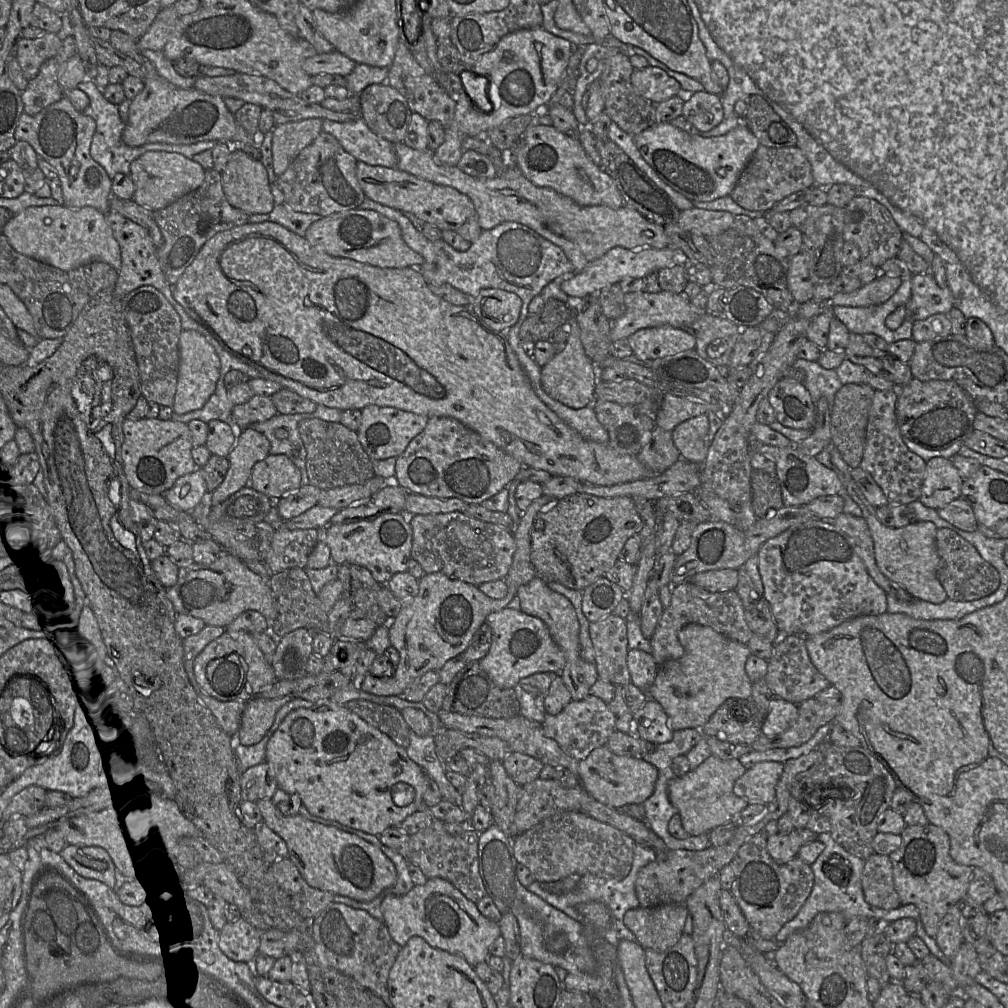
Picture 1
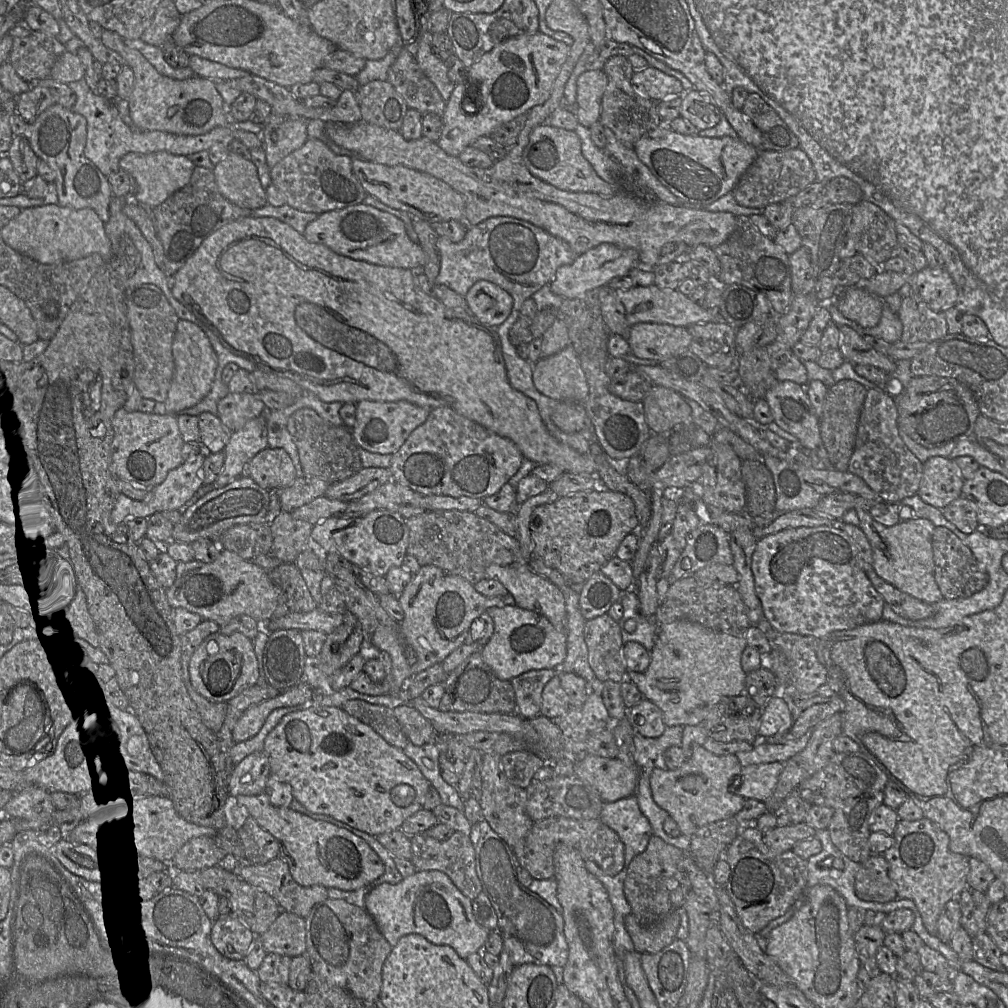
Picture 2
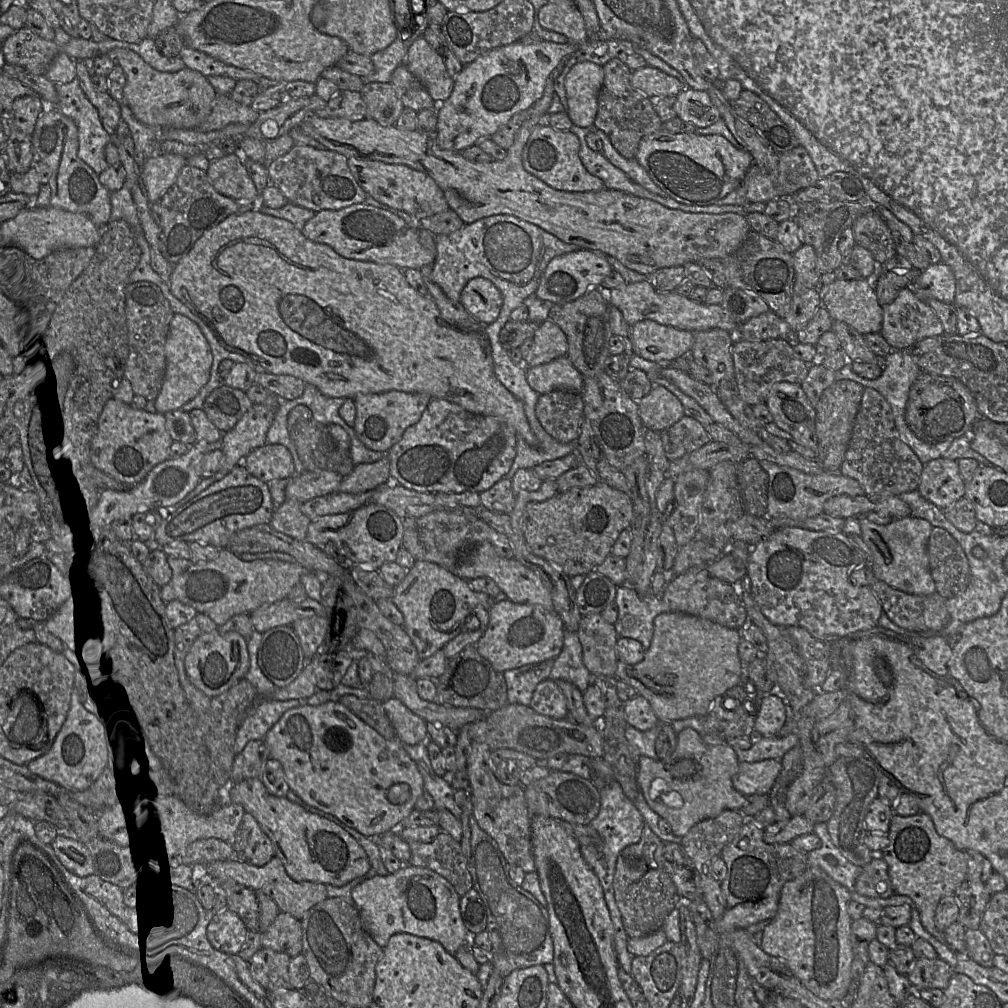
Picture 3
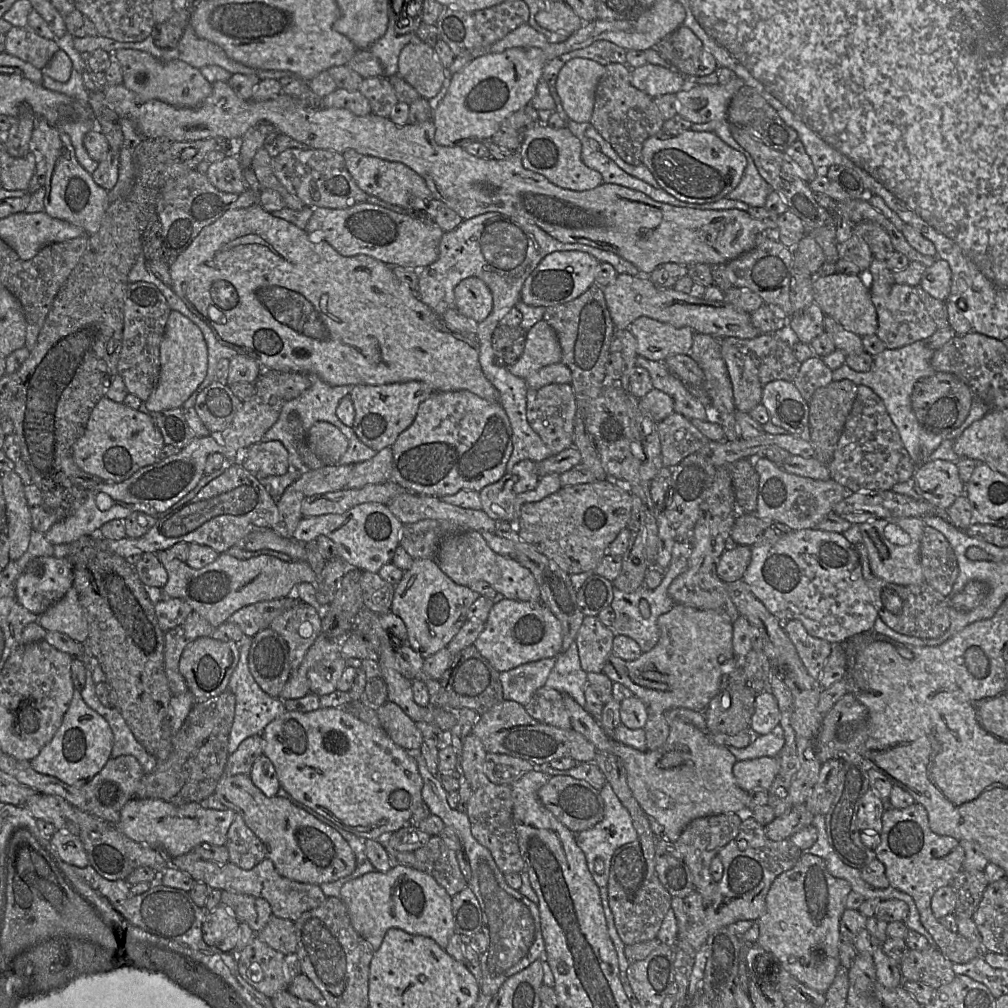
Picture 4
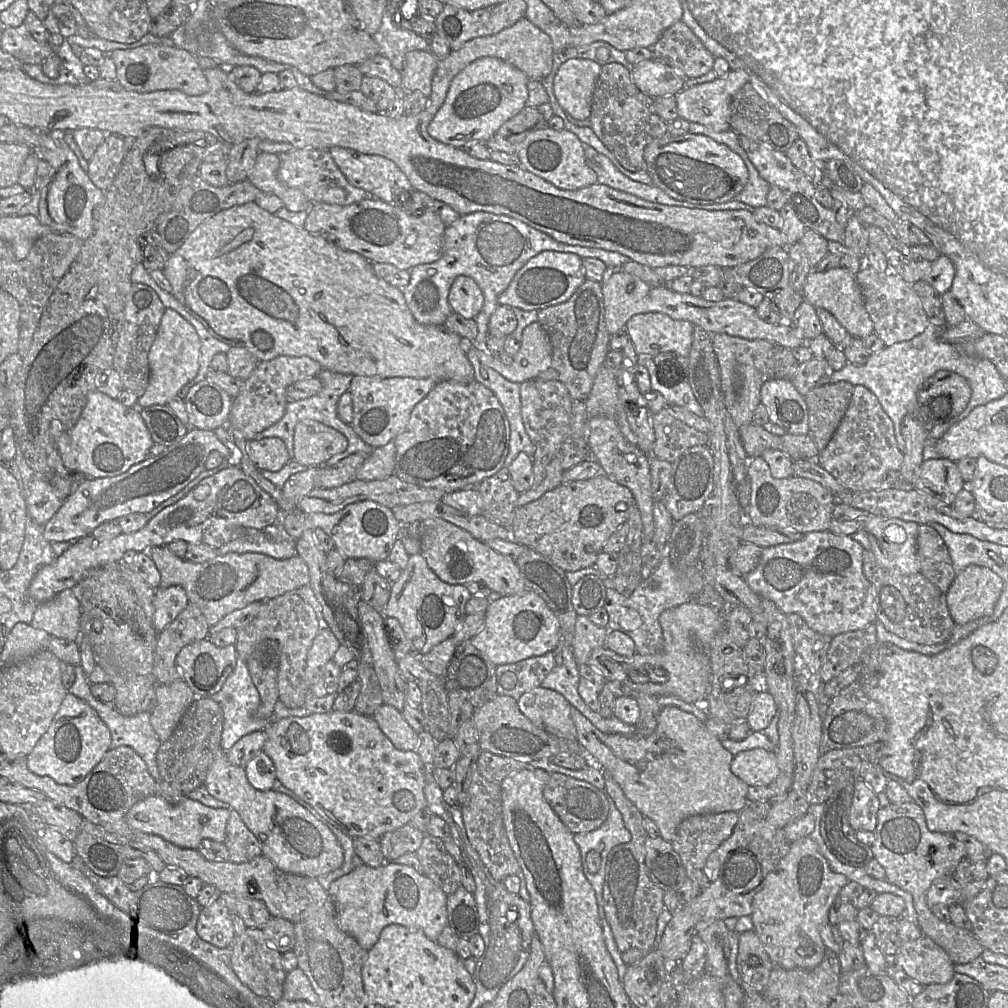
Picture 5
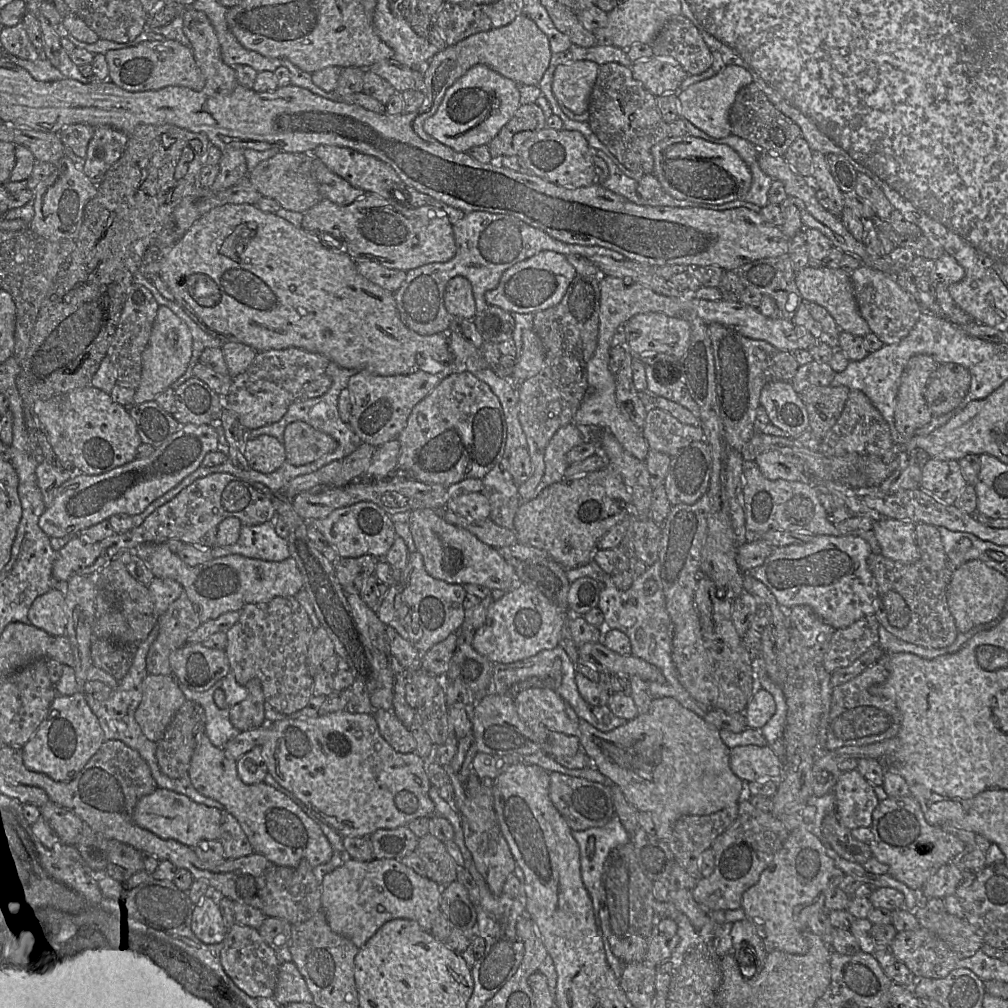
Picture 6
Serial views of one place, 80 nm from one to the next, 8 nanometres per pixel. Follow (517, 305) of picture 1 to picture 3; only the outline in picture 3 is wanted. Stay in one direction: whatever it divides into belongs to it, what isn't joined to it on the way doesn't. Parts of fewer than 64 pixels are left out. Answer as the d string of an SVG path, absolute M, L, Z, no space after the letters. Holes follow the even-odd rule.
M483 277L469 280L461 292L459 301L468 313L483 325L494 322L503 305L499 289Z

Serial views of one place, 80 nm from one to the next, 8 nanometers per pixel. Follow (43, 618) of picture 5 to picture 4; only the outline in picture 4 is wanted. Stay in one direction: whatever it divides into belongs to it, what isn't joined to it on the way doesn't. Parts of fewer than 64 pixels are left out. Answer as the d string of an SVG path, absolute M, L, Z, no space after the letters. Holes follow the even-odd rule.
M74 586L40 614L37 623L47 631L59 631L82 644L85 644L88 638L88 621Z

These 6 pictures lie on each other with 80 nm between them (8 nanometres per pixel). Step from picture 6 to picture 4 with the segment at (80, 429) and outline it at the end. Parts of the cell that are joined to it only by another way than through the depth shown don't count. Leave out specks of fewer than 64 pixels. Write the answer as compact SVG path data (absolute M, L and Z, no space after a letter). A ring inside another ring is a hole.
M103 396L91 412L84 434L72 447L73 459L86 473L106 482L121 482L140 468L160 460L163 436L150 413Z

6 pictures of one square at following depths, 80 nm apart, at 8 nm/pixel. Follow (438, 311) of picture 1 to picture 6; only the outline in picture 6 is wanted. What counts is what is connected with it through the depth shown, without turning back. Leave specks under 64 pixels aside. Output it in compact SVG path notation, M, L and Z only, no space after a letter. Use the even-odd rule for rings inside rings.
M225 204L213 208L199 218L165 254L159 276L164 281L176 302L184 312L206 333L226 342L241 342L249 345L257 352L268 350L300 348L309 352L318 353L347 369L366 369L372 374L380 376L392 376L411 374L419 370L417 360L419 357L431 357L439 363L449 363L452 354L448 346L447 332L439 332L433 335L420 335L409 329L401 320L393 292L385 290L370 282L357 270L356 261L341 250L330 250L321 245L317 234L297 228L287 220L277 216L276 213L266 213L252 204Z

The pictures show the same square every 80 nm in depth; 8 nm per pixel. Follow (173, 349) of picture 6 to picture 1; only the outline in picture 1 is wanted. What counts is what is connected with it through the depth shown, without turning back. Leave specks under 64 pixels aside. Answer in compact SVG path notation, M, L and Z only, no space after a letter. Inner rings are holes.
M182 330L179 337L179 371L173 412L185 414L202 408L214 393L220 374L220 359L214 348L195 330Z

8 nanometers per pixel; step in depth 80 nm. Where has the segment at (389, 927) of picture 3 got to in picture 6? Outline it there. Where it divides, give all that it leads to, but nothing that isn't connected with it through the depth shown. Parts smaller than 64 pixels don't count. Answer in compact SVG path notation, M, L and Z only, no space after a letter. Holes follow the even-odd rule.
M348 858L341 866L324 876L321 891L322 911L325 913L331 930L350 940L359 949L383 924L393 919L413 920L425 932L430 932L435 917L441 912L442 888L434 881L418 875L411 868L394 859L373 859L370 862L360 862Z

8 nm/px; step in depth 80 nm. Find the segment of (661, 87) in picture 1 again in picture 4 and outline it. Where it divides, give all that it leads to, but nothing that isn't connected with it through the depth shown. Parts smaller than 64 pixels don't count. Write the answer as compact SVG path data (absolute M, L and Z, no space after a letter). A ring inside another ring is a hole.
M646 63L631 69L631 83L652 98L676 94L686 84L686 78L676 68Z

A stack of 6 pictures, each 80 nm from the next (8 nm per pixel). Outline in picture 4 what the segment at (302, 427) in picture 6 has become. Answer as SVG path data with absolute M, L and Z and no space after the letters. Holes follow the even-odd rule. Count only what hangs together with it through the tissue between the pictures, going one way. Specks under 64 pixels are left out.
M318 421L309 428L305 443L323 465L337 464L348 448L348 440L343 433L326 421Z

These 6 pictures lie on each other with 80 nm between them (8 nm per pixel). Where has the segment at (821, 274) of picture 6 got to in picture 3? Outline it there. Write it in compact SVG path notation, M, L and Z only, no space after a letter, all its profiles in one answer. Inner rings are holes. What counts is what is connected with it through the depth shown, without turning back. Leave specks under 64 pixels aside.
M837 279L821 287L819 293L822 306L834 321L846 323L863 335L880 333L883 310L872 279Z

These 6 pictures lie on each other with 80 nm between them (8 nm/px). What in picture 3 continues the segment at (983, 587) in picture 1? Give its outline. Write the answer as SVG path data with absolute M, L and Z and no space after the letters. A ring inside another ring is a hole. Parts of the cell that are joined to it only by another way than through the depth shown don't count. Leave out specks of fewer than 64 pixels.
M933 526L927 552L937 593L947 599L966 589L971 579L968 559L951 534L941 527Z

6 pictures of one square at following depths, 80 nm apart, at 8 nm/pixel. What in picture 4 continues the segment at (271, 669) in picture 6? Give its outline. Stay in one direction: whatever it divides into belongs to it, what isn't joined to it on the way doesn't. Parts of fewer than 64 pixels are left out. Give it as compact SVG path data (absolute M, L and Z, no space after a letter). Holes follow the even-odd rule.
M299 600L292 608L277 616L269 628L286 640L293 672L321 634L322 620L313 606Z

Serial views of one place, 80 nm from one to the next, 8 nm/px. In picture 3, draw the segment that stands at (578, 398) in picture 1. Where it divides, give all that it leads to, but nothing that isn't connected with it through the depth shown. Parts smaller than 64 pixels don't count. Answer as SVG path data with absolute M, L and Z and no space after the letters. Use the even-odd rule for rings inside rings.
M566 355L528 368L526 378L530 387L539 395L554 390L580 393L584 386L583 375Z

